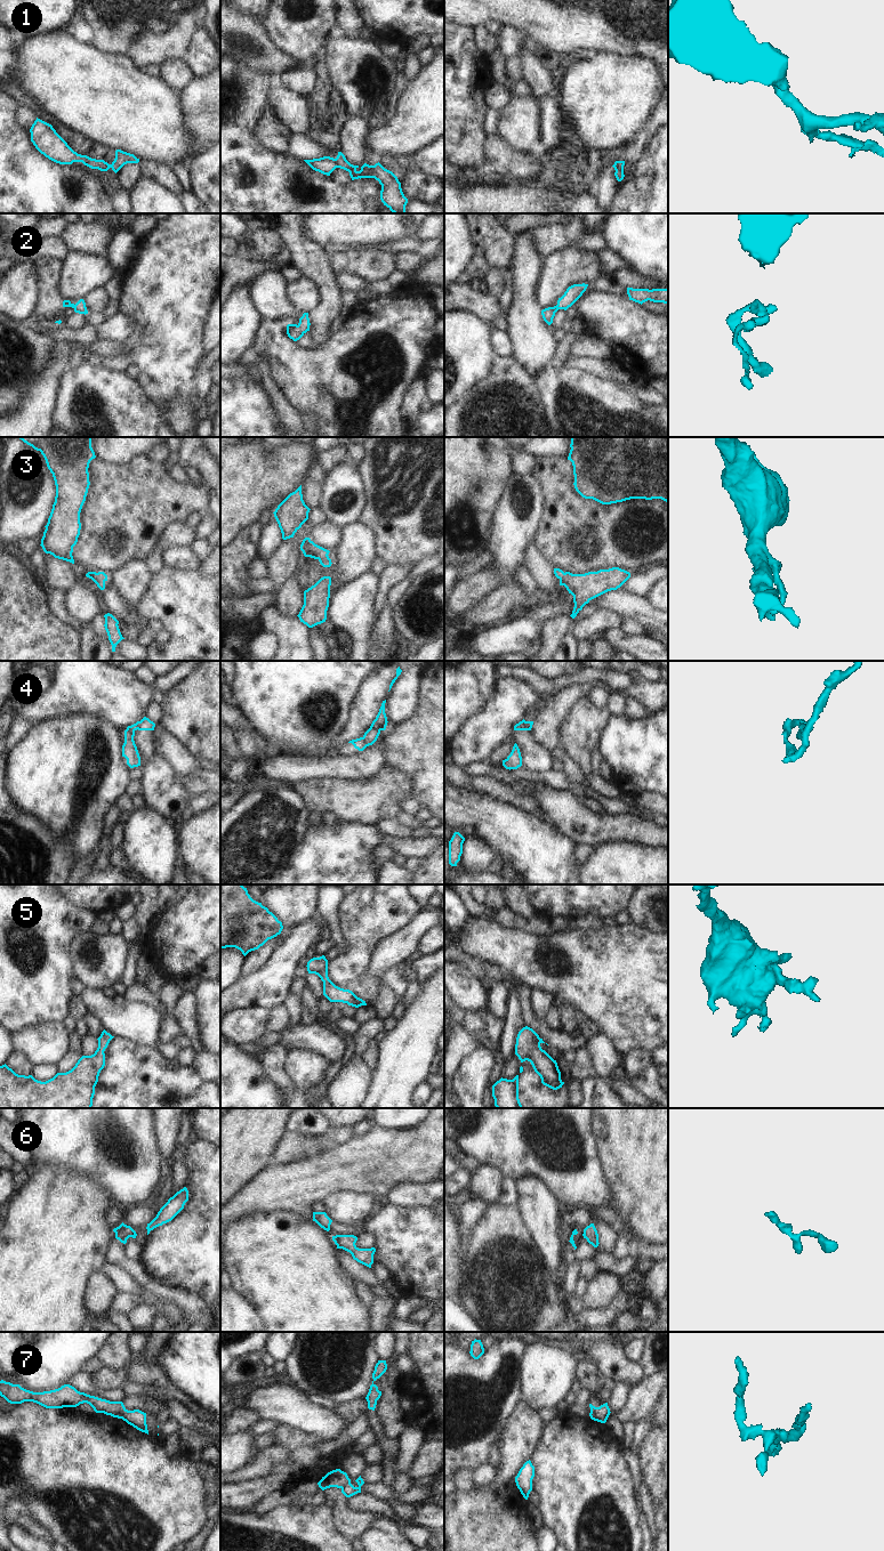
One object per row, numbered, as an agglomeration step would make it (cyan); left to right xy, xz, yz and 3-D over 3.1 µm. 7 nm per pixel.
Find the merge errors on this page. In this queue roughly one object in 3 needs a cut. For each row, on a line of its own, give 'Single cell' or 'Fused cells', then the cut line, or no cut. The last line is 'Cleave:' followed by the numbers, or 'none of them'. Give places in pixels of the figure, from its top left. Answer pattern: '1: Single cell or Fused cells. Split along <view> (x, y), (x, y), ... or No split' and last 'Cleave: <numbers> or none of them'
1: Fused cells. Split along xz (334, 159), (337, 167)
2: Single cell. No split
3: Single cell. No split
4: Fused cells. Split along xz (362, 737), (367, 745)
5: Single cell. No split
6: Single cell. No split
7: Fused cells. Split along xy (125, 1407), (120, 1418)
Cleave: 1, 4, 7

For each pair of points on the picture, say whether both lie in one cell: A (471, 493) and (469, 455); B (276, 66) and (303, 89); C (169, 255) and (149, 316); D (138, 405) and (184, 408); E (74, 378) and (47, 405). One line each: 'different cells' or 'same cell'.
A: same cell
B: different cells
C: same cell
D: different cells
E: different cells

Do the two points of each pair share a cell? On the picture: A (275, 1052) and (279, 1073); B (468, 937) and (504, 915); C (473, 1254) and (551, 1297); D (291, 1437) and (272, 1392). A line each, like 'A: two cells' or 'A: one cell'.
A: one cell
B: two cells
C: one cell
D: two cells

